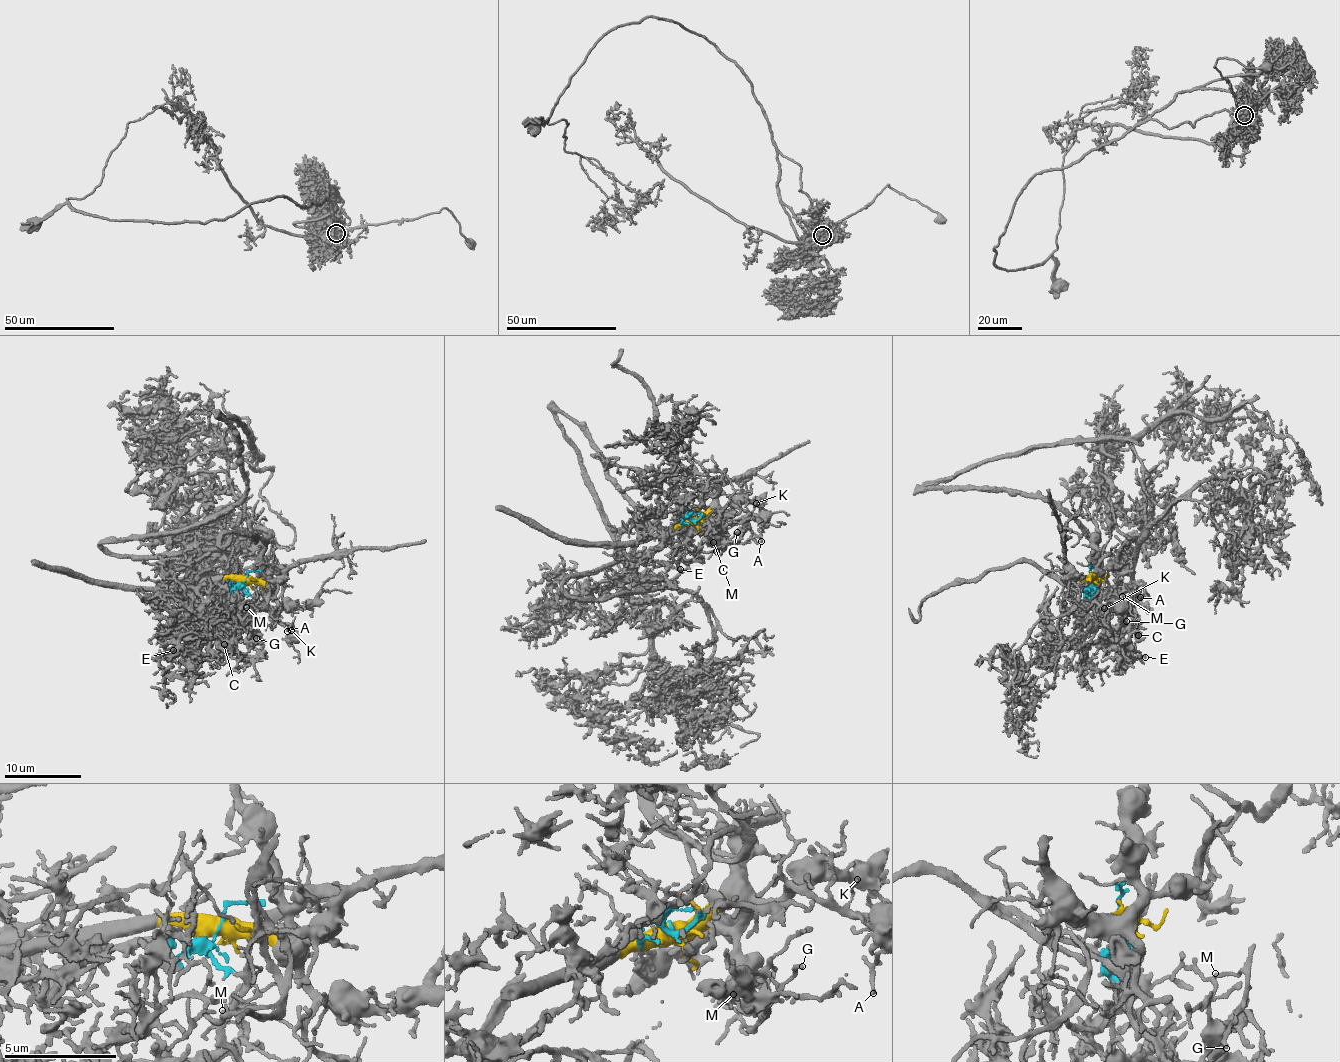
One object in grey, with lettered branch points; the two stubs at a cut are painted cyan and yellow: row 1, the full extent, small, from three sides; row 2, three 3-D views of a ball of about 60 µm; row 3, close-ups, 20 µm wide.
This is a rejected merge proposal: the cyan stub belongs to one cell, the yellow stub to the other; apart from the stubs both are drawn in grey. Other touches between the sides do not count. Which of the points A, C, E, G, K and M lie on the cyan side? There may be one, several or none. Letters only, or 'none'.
C, E, G, M

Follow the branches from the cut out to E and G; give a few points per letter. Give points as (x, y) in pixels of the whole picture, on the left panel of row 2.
E: (245, 579), (243, 591), (253, 597), (251, 633), (241, 640), (213, 629), (173, 651)
G: (245, 579), (252, 631), (243, 640), (233, 635), (246, 626), (256, 639)

